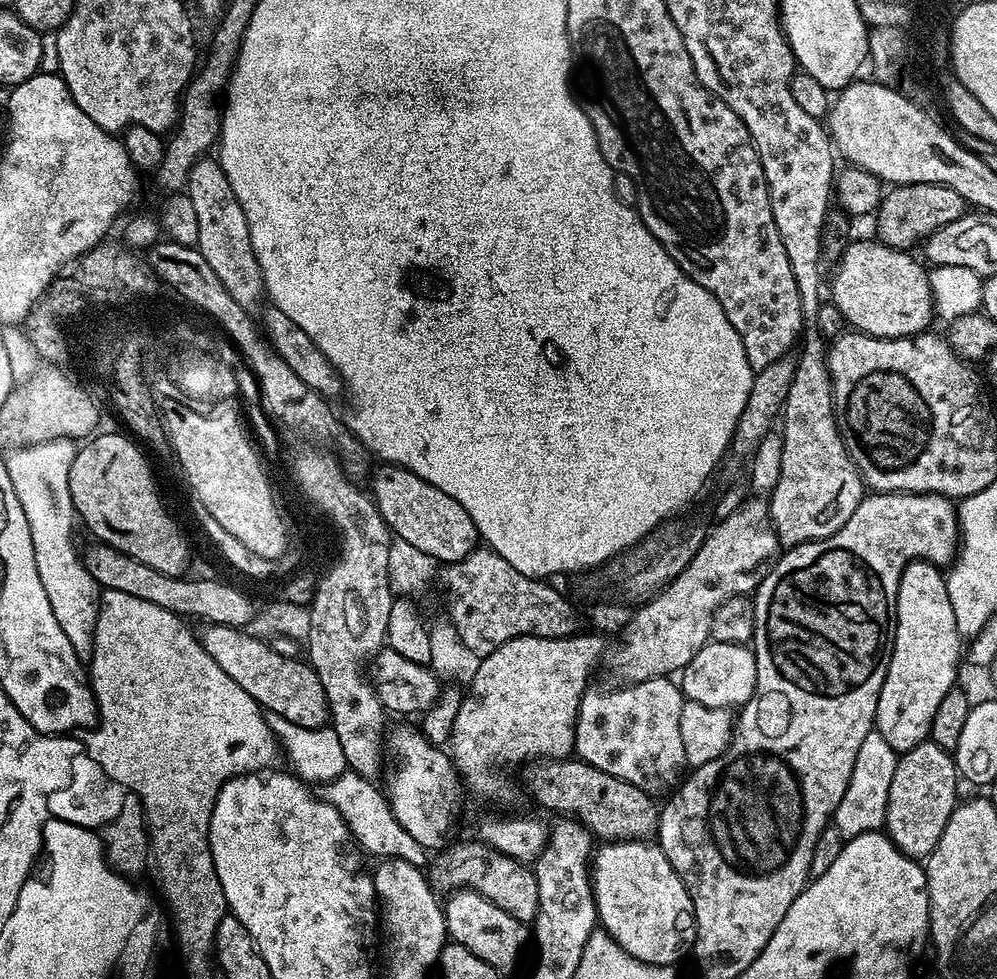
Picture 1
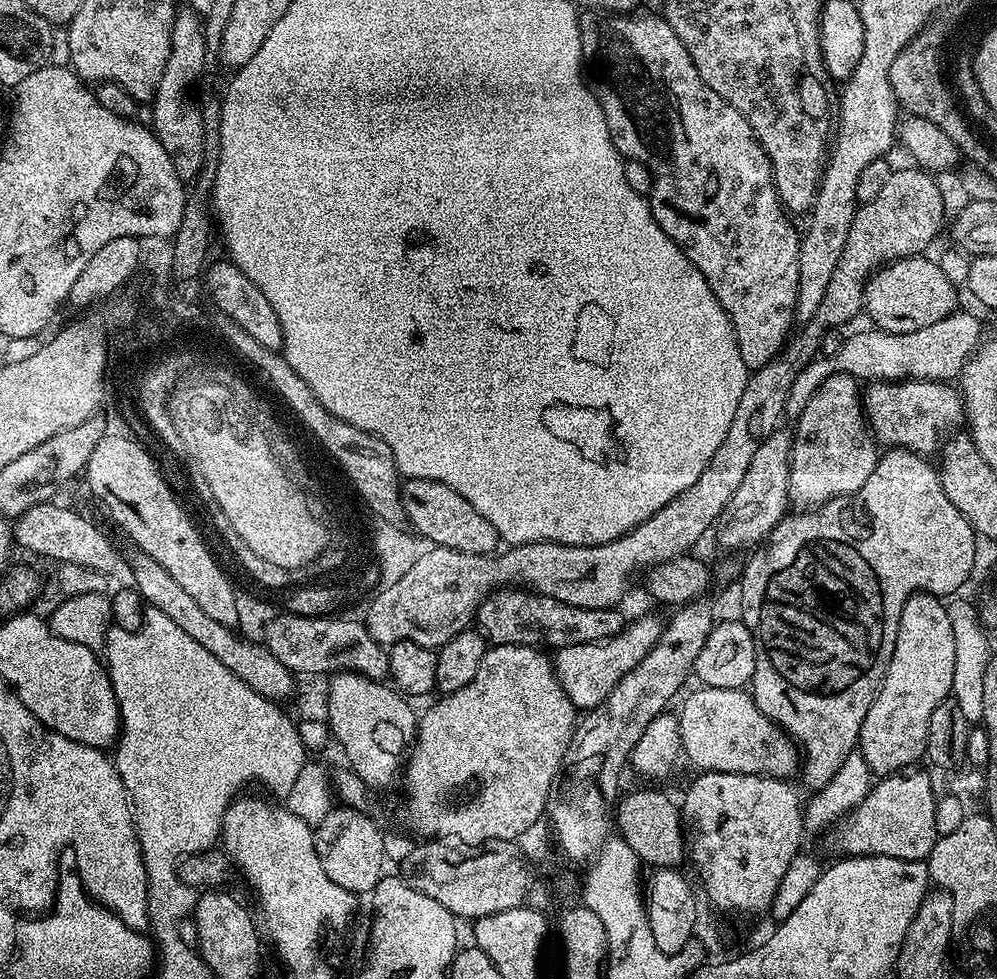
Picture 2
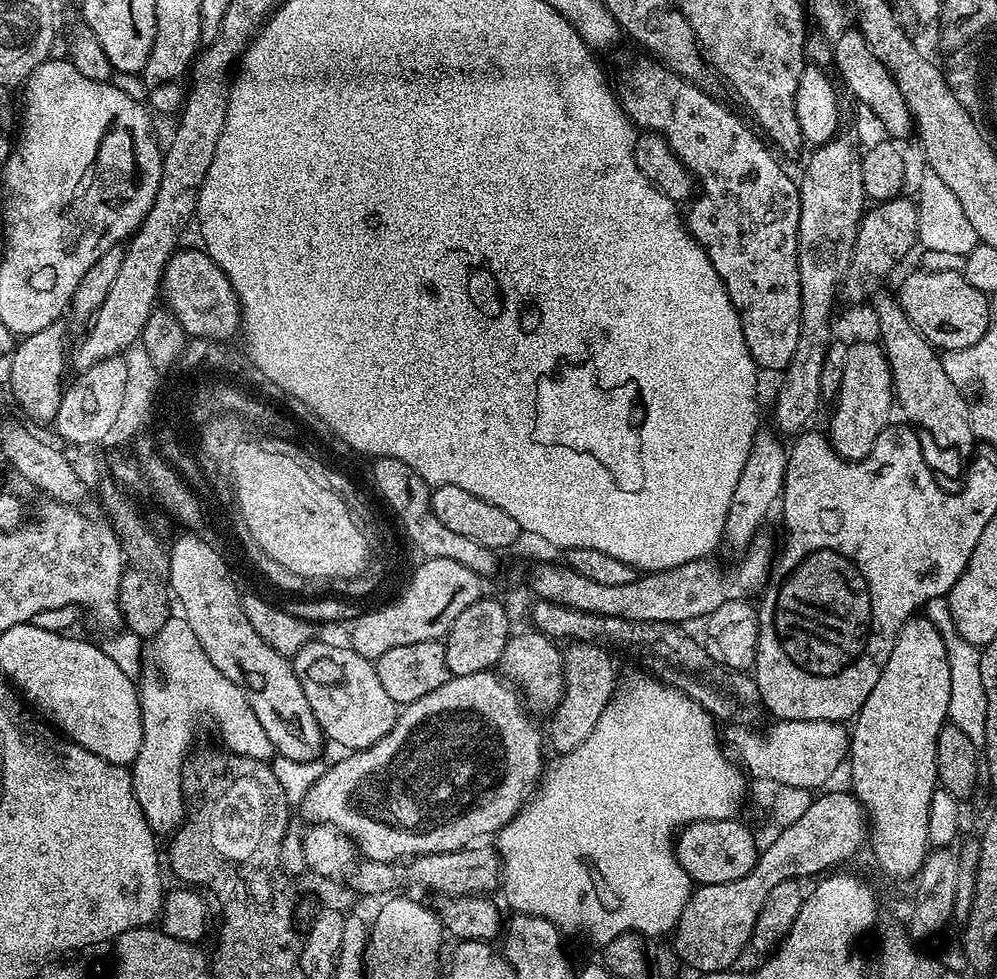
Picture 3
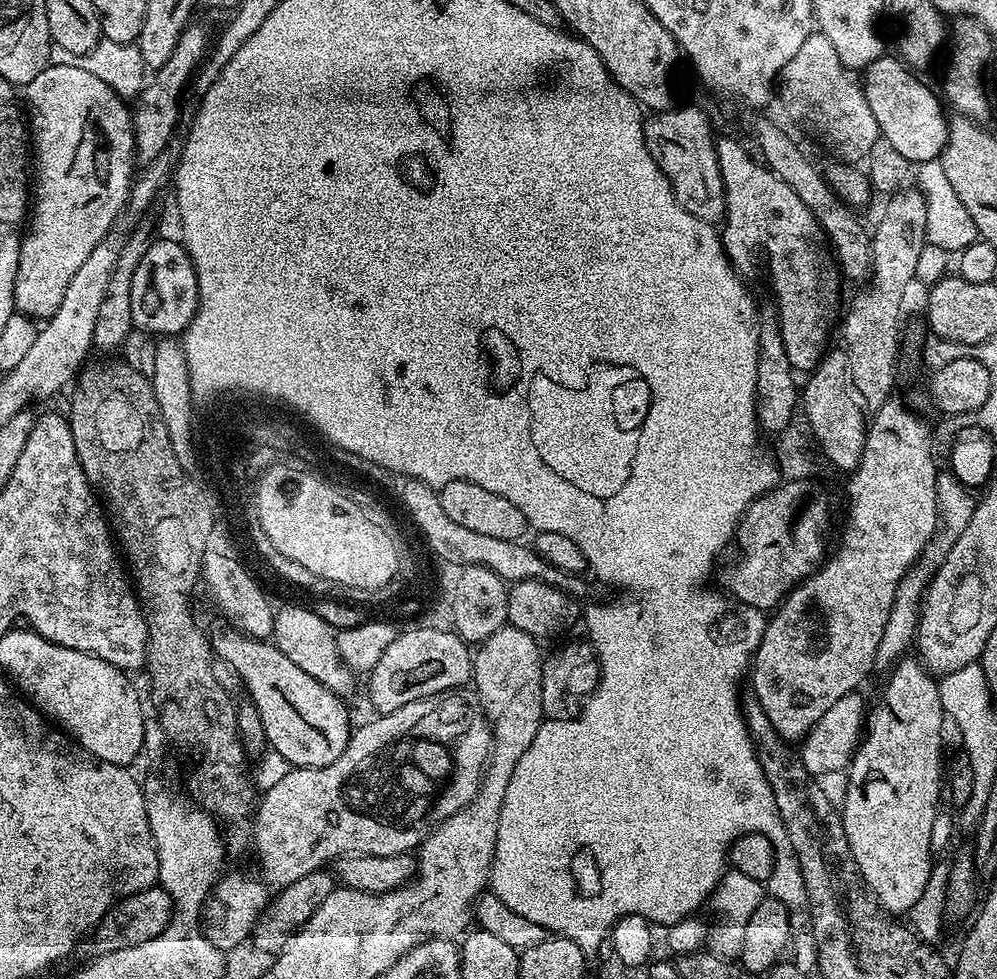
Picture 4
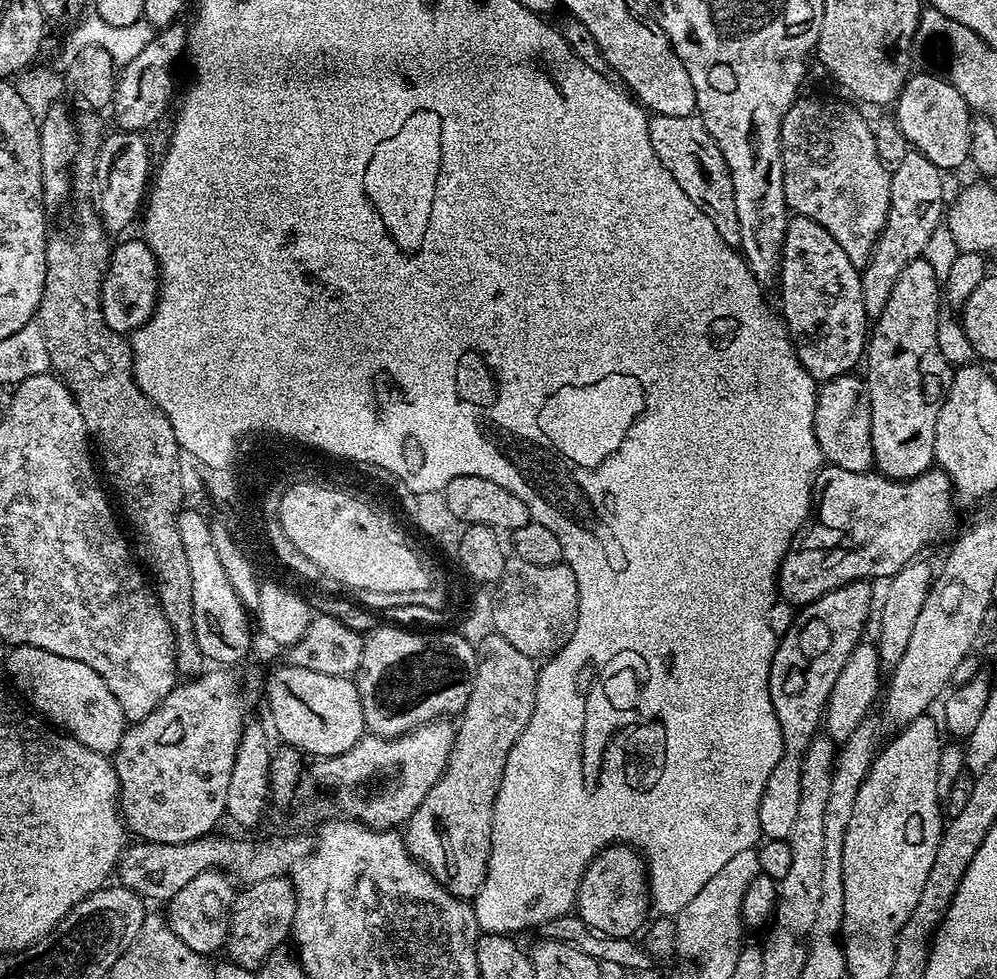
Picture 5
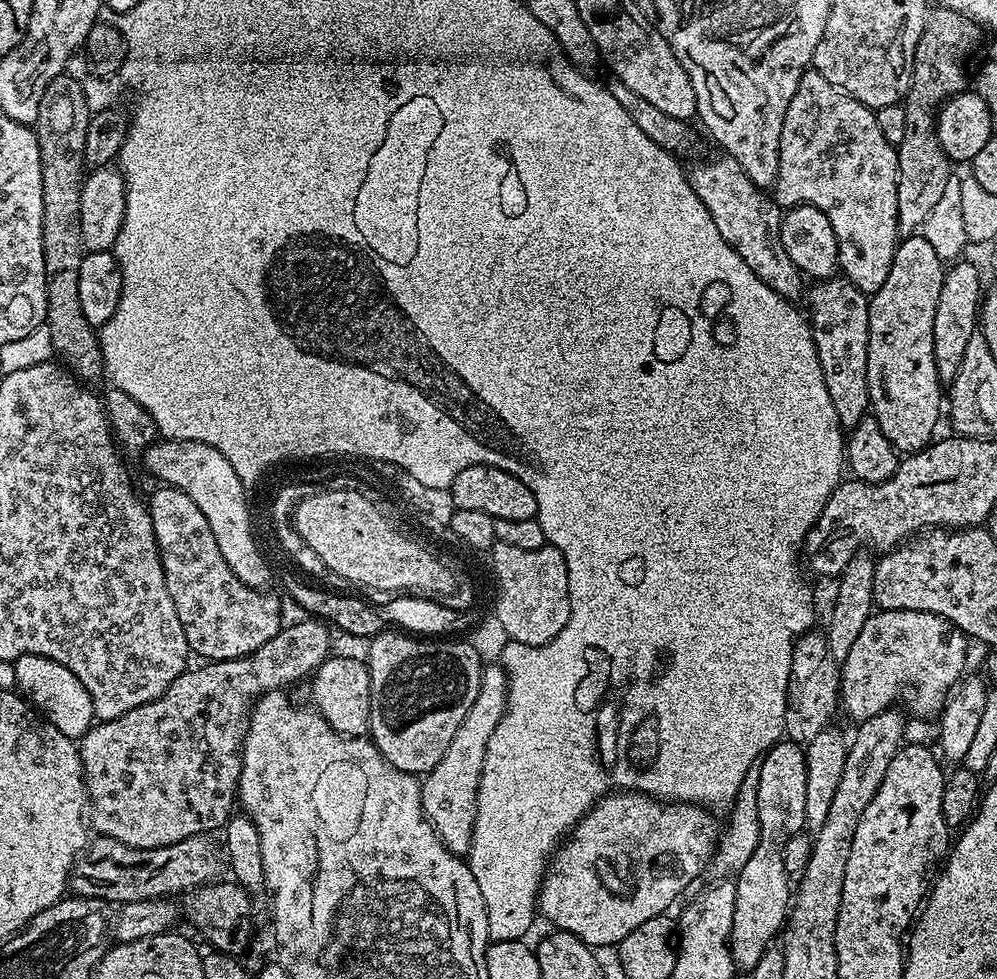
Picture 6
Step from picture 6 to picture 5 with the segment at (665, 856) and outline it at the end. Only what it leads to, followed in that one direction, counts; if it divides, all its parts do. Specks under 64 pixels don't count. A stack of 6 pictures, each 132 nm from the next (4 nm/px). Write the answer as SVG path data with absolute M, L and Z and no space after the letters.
M615 843L601 850L584 871L574 908L593 932L602 936L635 937L645 927L644 915L650 912L644 857L626 844Z

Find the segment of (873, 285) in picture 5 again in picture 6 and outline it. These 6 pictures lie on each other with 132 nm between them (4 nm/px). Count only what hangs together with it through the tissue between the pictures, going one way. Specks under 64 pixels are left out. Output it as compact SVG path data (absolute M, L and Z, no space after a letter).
M939 6L933 7L932 12L927 13L924 22L924 33L916 47L914 58L914 70L912 81L908 87L908 95L902 103L906 114L906 134L898 146L896 157L898 158L898 232L901 237L911 236L923 226L923 219L926 218L933 205L941 198L945 189L946 178L950 173L950 161L947 154L942 150L936 133L936 114L941 104L949 100L951 96L957 96L959 92L965 91L970 84L970 72L964 69L964 59L975 50L980 44L981 25L976 21L958 14L949 8Z

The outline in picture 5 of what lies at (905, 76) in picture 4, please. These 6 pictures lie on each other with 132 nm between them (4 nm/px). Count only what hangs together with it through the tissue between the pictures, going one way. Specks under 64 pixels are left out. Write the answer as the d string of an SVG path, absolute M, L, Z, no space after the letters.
M927 70L909 75L904 81L900 96L894 101L894 115L909 145L921 152L934 166L942 170L958 170L969 163L970 126L974 119L968 103L954 90L943 76L934 76Z

